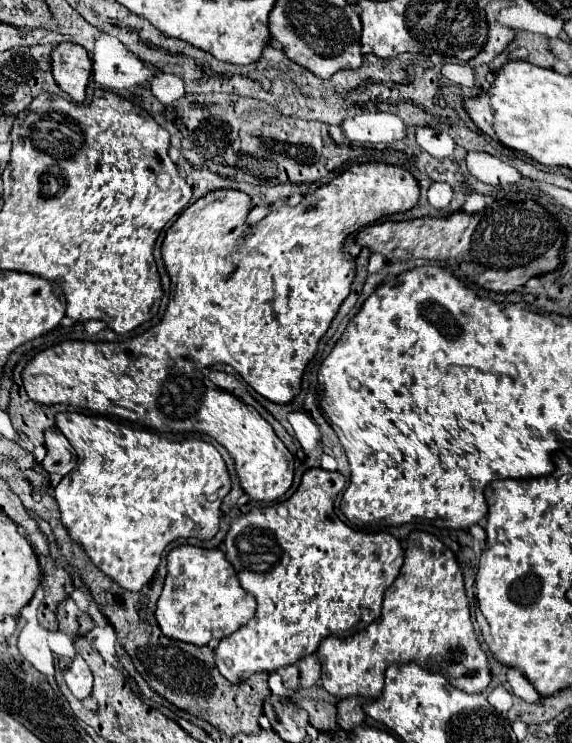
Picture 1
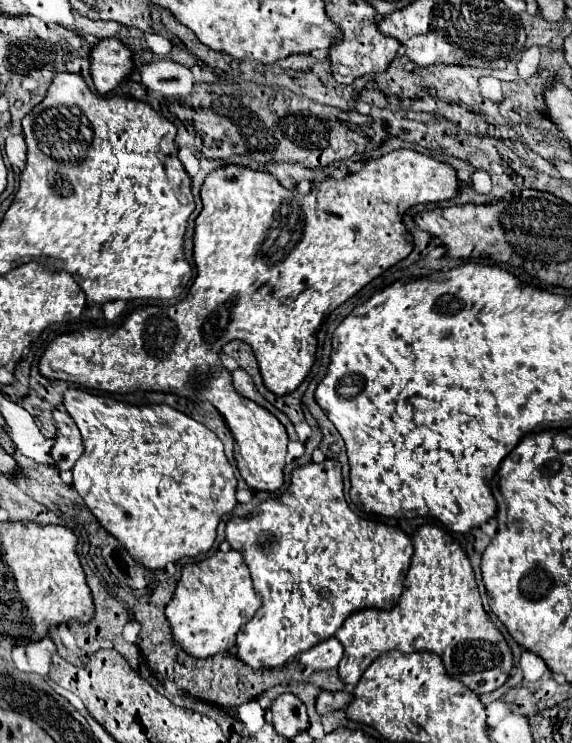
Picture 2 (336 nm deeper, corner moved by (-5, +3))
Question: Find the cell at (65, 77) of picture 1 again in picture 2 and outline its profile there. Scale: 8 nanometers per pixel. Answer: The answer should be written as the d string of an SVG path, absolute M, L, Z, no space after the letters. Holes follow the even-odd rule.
M117 37L101 39L91 51L91 75L99 93L115 89L133 69L133 53Z

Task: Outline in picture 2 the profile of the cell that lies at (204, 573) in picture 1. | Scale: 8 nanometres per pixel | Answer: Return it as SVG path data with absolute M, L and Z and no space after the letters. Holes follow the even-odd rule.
M229 549L227 553L217 551L207 559L185 565L165 613L175 643L193 657L211 657L235 645L237 631L257 613L259 607L261 595L253 589L253 579L245 567L243 555Z

